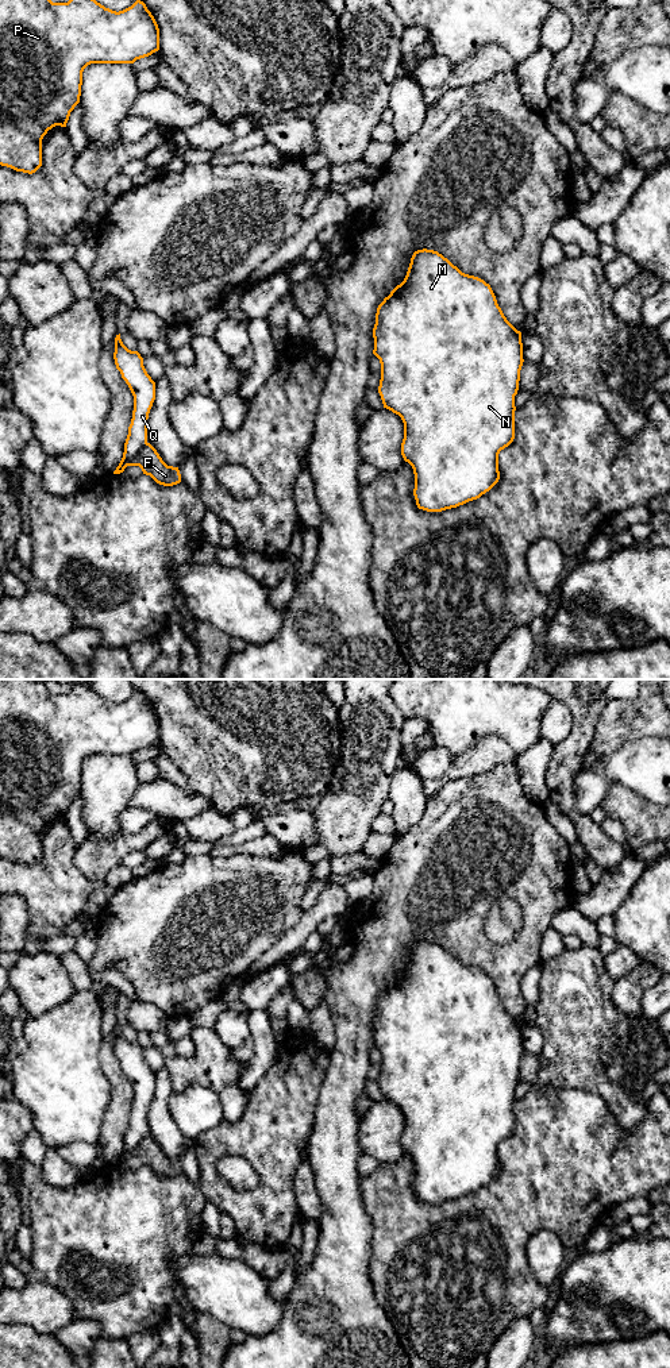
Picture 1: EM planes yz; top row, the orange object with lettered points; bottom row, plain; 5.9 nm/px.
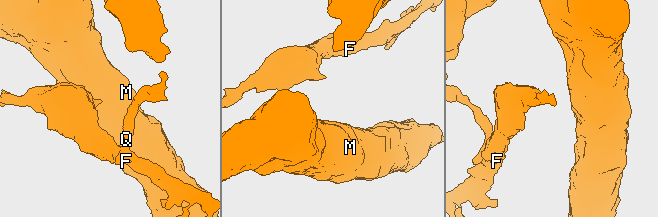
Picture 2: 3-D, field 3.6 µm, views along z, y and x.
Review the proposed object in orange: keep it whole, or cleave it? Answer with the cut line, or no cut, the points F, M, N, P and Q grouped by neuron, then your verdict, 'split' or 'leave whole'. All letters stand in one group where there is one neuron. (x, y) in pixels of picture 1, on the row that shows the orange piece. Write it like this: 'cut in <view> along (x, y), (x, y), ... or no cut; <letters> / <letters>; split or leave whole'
cut in yz along (146, 442), (124, 466); F / M N P Q; split

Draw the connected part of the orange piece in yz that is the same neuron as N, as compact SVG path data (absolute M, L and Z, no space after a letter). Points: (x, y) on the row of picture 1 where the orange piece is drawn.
M427 248L417 250L411 258L404 281L397 285L378 305L373 338L373 354L380 359L381 363L378 393L381 396L384 408L398 415L404 423L401 455L413 469L413 496L417 508L427 512L442 512L480 498L498 482L498 454L515 439L515 396L519 390L520 370L524 362L521 332L517 331L504 316L490 285L478 277L462 273L438 251Z

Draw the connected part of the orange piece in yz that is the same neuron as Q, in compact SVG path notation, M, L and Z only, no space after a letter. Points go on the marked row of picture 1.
M120 334L115 338L113 359L116 369L134 396L132 419L123 458L113 471L113 474L120 474L124 471L127 462L135 458L147 443L147 419L155 400L155 382L147 374L140 354L128 350L120 339Z

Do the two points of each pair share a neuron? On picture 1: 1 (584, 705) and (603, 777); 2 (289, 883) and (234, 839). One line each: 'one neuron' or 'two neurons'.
1: two neurons
2: two neurons

